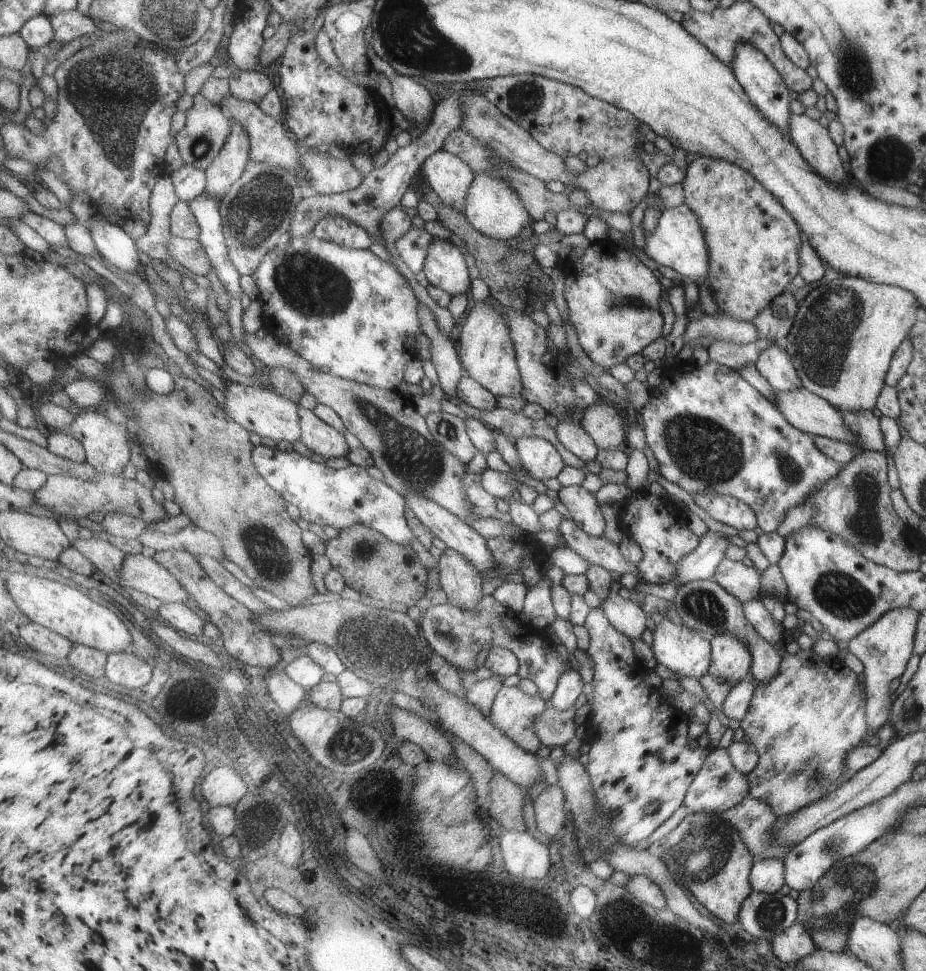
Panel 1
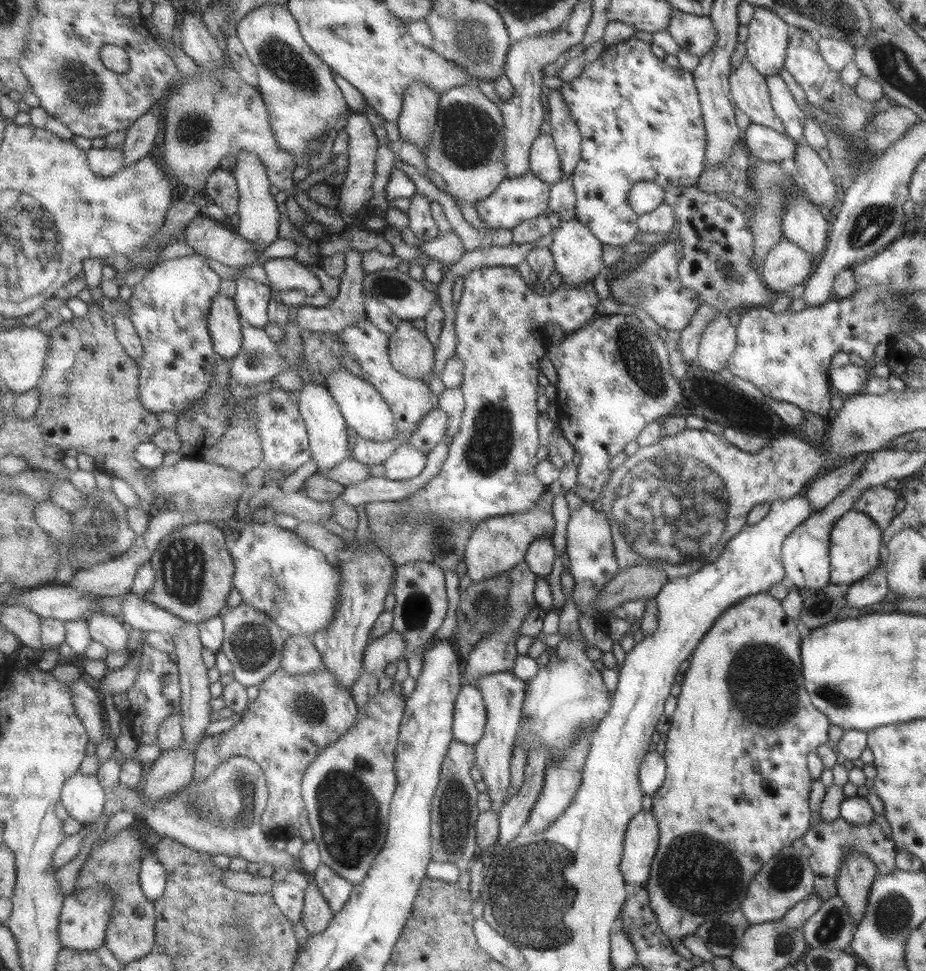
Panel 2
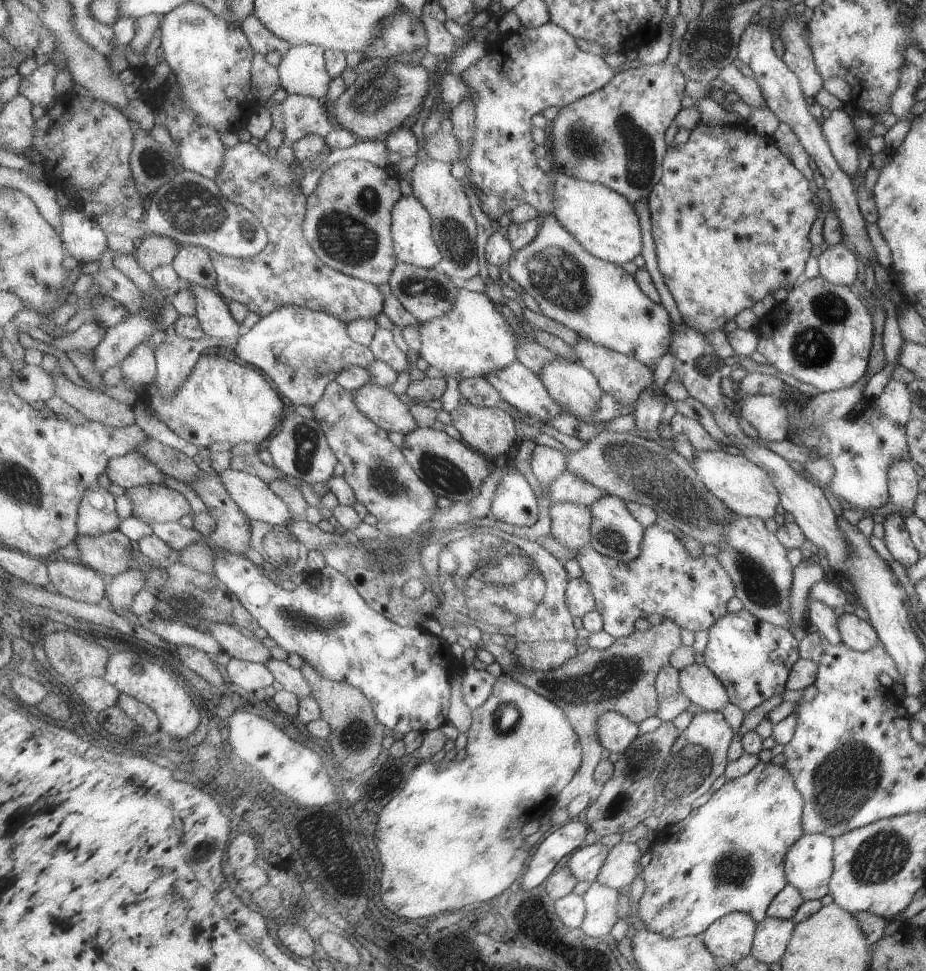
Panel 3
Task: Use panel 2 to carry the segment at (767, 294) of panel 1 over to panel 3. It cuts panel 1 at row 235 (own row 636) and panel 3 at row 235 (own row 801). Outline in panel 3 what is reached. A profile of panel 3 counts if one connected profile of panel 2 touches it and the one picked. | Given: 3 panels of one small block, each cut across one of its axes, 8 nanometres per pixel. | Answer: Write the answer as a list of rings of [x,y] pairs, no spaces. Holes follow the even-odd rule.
[[[698,122],[685,143],[667,146],[662,160],[662,175],[659,182],[653,186],[648,196],[648,210],[650,214],[650,232],[654,240],[656,263],[667,290],[669,290],[675,306],[679,311],[683,323],[689,328],[701,333],[722,330],[723,324],[733,320],[735,314],[751,308],[755,302],[759,302],[765,295],[772,294],[779,288],[793,286],[797,279],[802,279],[805,261],[809,258],[811,243],[808,234],[815,218],[817,218],[818,204],[813,202],[813,194],[809,190],[807,178],[793,166],[789,158],[785,158],[775,146],[772,136],[757,134],[747,125],[738,126],[707,126]]]

